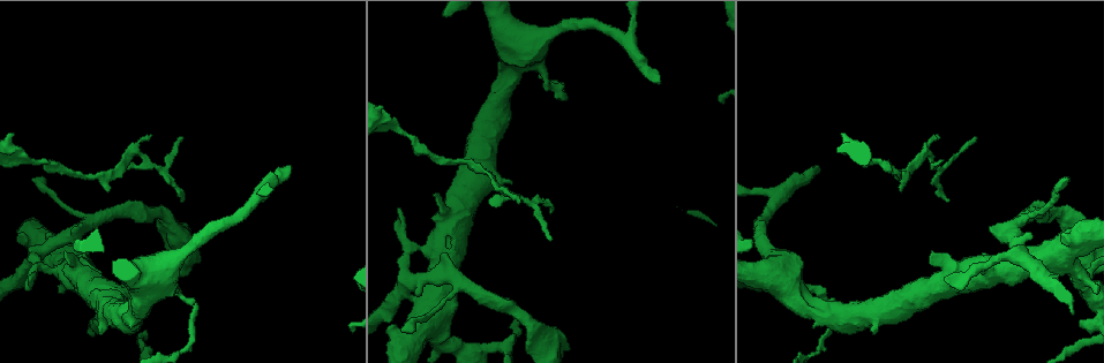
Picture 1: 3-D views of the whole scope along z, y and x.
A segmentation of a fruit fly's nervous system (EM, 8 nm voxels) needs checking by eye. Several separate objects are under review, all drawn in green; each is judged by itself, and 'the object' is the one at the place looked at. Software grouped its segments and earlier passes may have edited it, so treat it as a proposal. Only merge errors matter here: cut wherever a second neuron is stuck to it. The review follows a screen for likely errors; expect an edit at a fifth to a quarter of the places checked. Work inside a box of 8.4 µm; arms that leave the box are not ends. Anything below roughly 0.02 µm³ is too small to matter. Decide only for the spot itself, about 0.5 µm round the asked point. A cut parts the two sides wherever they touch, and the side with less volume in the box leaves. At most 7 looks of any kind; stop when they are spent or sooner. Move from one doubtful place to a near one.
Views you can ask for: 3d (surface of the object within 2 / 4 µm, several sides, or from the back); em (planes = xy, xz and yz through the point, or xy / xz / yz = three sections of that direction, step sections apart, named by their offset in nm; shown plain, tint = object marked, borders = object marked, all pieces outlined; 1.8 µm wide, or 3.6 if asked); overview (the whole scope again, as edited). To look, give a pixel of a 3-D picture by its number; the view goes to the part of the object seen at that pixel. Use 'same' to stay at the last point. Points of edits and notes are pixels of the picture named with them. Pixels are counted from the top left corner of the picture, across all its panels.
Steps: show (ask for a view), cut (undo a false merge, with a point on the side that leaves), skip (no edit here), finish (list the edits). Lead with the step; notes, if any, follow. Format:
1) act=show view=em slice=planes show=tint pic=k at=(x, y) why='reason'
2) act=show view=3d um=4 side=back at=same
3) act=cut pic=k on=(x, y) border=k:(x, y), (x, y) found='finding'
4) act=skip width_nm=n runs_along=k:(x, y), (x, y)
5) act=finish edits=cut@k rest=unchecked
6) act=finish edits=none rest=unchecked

act=show view=3d um=4 pic=1 at=(786, 289) why='sudden change in width'

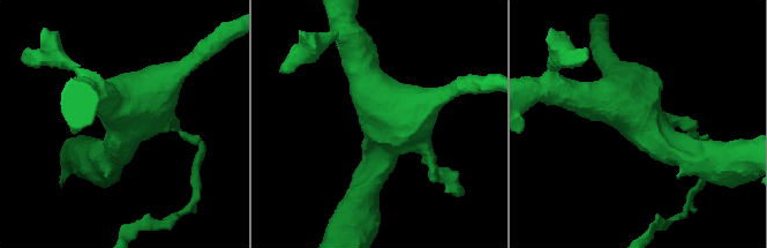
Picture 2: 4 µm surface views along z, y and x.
act=show view=em um=3.6 slice=xy step=16 show=tint pic=2 at=(641, 122) why='need the tissue'

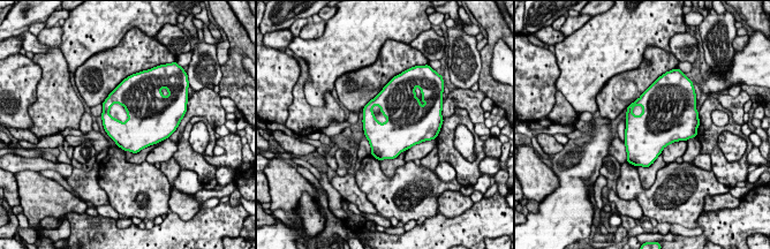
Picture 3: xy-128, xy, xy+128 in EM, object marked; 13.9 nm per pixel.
act=skip found='one neuron here'

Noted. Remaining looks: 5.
act=show view=em slice=yz step=8 show=tint pic=1 at=(499, 188) why='abrupt turn'

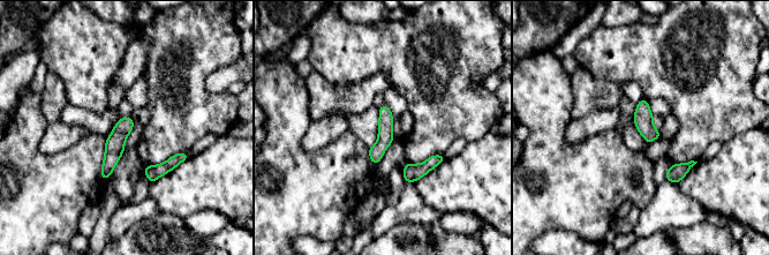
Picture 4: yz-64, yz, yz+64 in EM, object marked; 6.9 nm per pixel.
act=show view=em slice=planes show=tint at=same why='cut it another way'

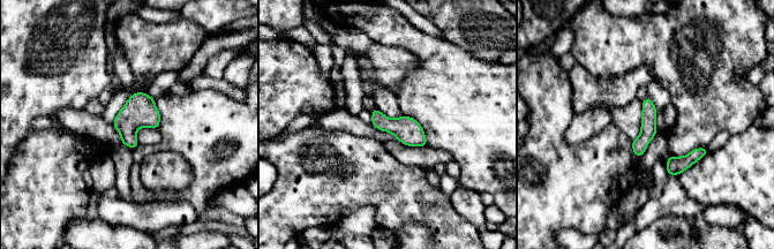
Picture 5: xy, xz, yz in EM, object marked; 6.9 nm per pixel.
act=skip width_nm=110 runs_along=5:(647, 100), (647, 133), (638, 153) found='continuous, no second neuron'

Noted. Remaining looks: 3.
act=show view=3d um=2 pic=1 at=(408, 134) why='narrows sharply'

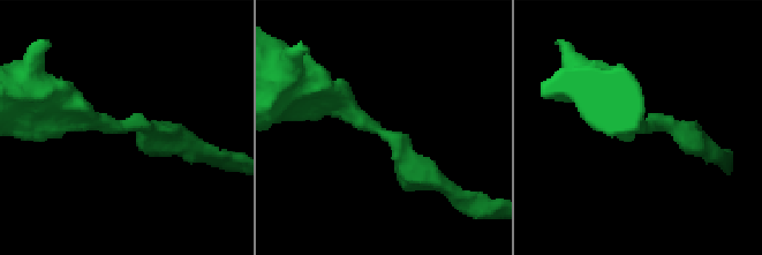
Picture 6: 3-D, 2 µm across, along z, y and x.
act=show view=em slice=planes show=tint pic=6 at=(646, 121)

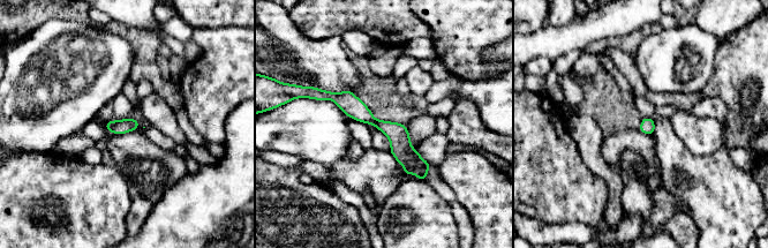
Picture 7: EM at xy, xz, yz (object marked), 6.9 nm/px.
act=skip runs_along=7:(321, 96), (384, 126), (423, 177) found='one neuron here'

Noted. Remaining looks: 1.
act=finish edits=none rest=unchecked

